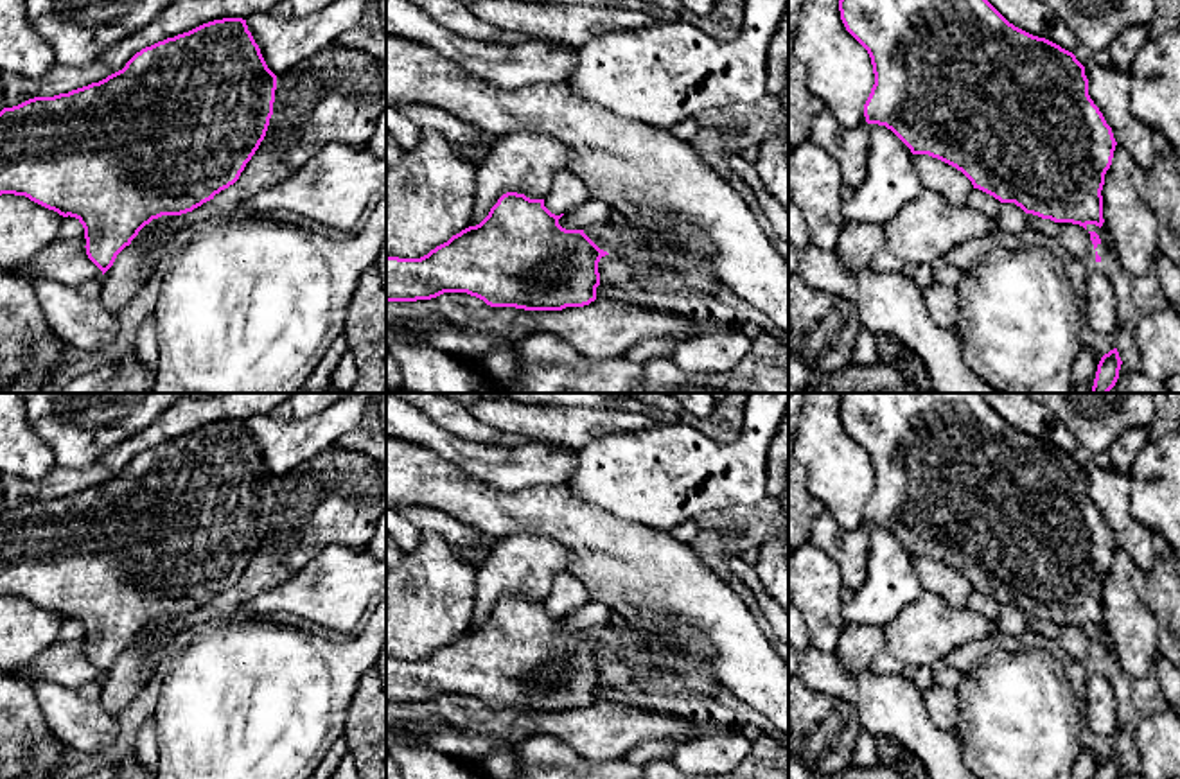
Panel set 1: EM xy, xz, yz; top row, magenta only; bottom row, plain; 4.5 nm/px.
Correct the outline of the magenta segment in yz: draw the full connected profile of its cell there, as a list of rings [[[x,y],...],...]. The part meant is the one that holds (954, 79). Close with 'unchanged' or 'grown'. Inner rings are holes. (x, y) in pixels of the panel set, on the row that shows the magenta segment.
[[[839,0],[841,20],[846,31],[867,50],[873,65],[875,84],[864,104],[867,124],[891,129],[912,154],[929,154],[957,171],[973,185],[1000,203],[1015,203],[1026,214],[1051,219],[1054,223],[1072,223],[1087,230],[1088,224],[1103,226],[1103,185],[1105,174],[1112,165],[1115,138],[1103,113],[1088,95],[1085,66],[1076,56],[1060,45],[1033,36],[1009,23],[988,0]]] | unchanged

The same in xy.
[[[246,20],[203,23],[142,48],[122,70],[99,83],[4,108],[0,196],[25,196],[63,217],[75,217],[84,228],[86,255],[104,275],[153,219],[192,212],[239,179],[266,136],[275,90],[277,75],[268,68]]] | unchanged

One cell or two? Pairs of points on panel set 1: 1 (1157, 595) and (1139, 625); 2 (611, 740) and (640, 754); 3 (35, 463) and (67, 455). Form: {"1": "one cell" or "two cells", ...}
{"1": "two cells", "2": "two cells", "3": "two cells"}

